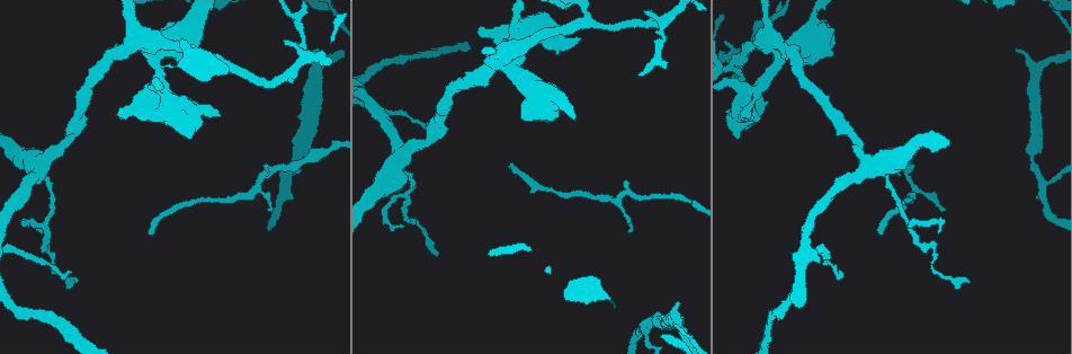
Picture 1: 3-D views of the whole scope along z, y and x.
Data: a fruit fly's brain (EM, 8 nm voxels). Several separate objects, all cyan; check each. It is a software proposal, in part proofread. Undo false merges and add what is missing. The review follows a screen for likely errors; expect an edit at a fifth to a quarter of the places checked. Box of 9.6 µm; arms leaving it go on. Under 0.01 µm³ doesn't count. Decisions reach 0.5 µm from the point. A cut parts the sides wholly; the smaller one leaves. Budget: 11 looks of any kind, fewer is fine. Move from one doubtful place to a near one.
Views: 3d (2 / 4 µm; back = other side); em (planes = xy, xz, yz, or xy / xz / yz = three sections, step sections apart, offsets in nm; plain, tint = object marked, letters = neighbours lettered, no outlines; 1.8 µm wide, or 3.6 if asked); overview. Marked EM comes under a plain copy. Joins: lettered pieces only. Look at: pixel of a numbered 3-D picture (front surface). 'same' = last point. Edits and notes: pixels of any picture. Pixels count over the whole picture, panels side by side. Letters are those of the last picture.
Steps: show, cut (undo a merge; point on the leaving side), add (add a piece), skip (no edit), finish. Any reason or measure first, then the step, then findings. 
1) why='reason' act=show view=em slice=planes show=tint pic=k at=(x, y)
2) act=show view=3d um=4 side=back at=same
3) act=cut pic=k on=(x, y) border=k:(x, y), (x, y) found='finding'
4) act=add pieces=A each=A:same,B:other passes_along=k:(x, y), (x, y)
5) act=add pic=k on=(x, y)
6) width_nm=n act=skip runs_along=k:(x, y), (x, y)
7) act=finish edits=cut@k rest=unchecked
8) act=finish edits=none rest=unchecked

why='a fork' act=show view=em slice=yz step=8 show=tint pic=1 at=(679, 321)

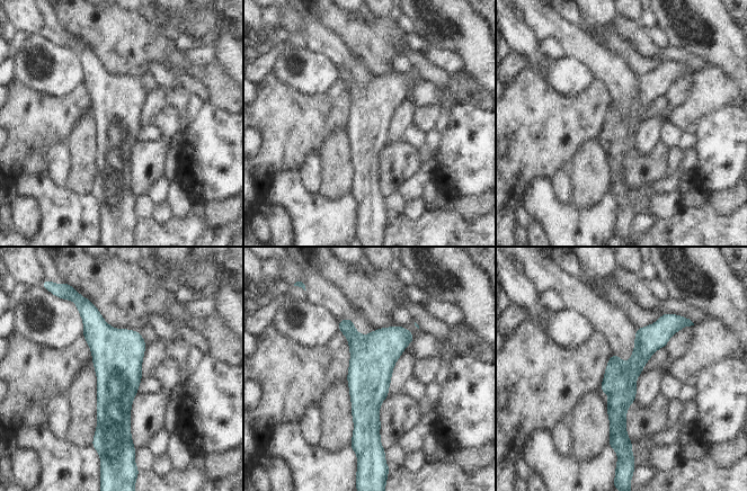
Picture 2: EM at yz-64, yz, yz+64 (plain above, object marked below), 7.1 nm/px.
act=show view=em slice=yz step=8 show=letters at=same

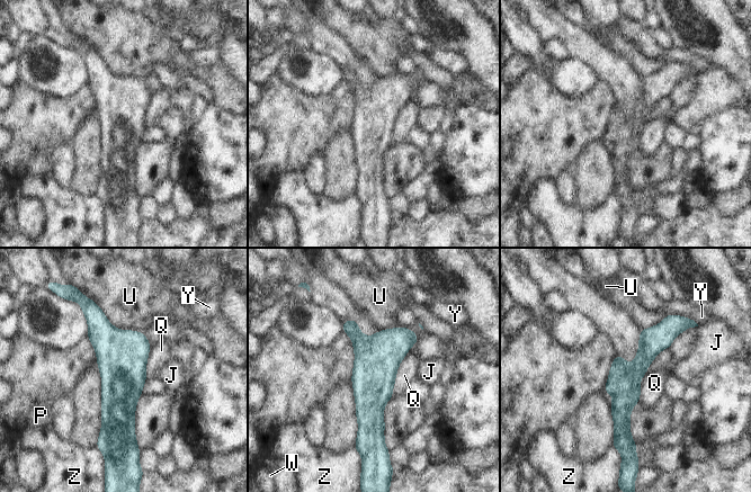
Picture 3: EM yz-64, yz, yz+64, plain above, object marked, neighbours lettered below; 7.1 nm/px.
act=skip each=J:other,P:other,Q:other,U:other,W:other,Y:other,Z:other runs_along=3:(97, 312), (119, 354), (122, 441) found='continuous, no second neuron'

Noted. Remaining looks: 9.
why='abrupt turn' act=show view=3d um=2 pic=1 at=(645, 329)

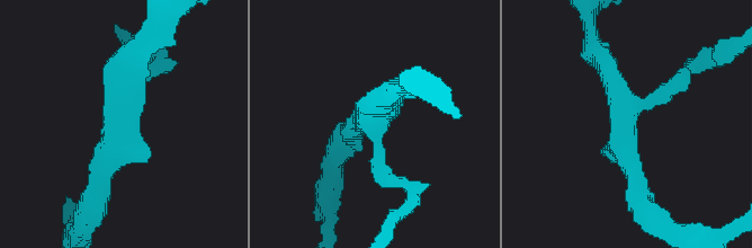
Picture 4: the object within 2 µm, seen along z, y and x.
arms=3 why='shape alone is not enough' act=show view=em slice=planes show=letters pic=4 at=(116, 102)

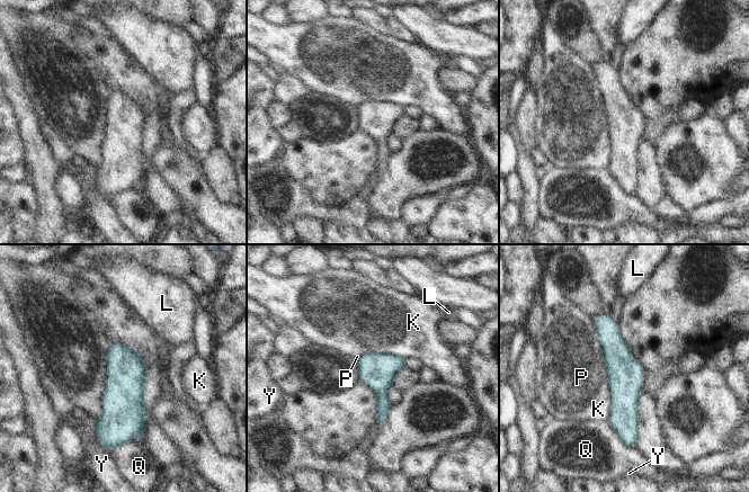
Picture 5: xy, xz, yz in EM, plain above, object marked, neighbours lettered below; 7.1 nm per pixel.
longest_contact=K:380nm act=skip each=K:other,L:other,P:other,Q:other,Y:other border=5:(605, 367), (611, 392), (608, 419) found='all the same neuron'

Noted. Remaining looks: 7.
why='tapers out' act=show view=3d um=2 pic=1 at=(942, 211)

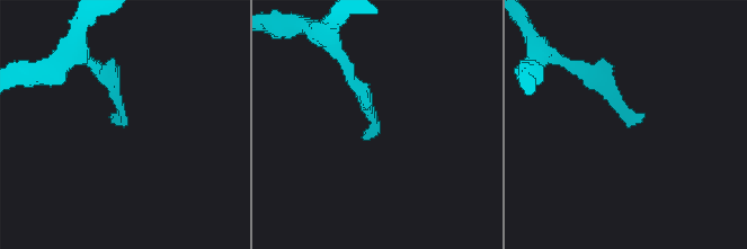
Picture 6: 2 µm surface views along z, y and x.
why='shape alone is not enough' act=show view=em slice=planes show=letters pic=6 at=(366, 135)

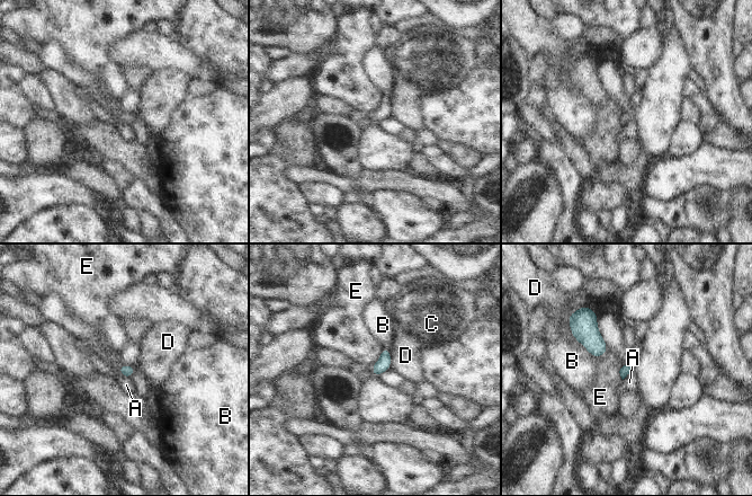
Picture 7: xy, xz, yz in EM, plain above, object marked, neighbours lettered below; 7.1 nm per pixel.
act=skip each=A:other,B:other,C:other,D:other,E:other border=7:(119, 373), (128, 378) found='none of them fits'

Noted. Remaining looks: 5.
why='free end' act=show view=3d um=2 pic=1 at=(496, 29)

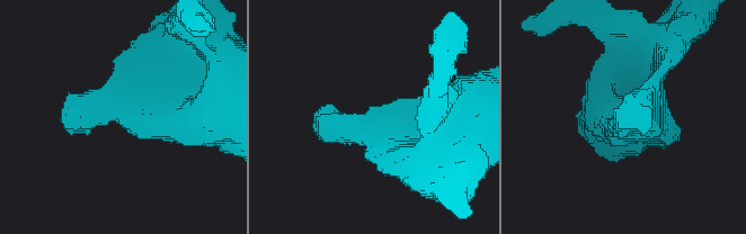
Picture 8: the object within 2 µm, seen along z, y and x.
why='now the EM' act=show view=em slice=xz step=4 show=letters pic=8 at=(118, 123)

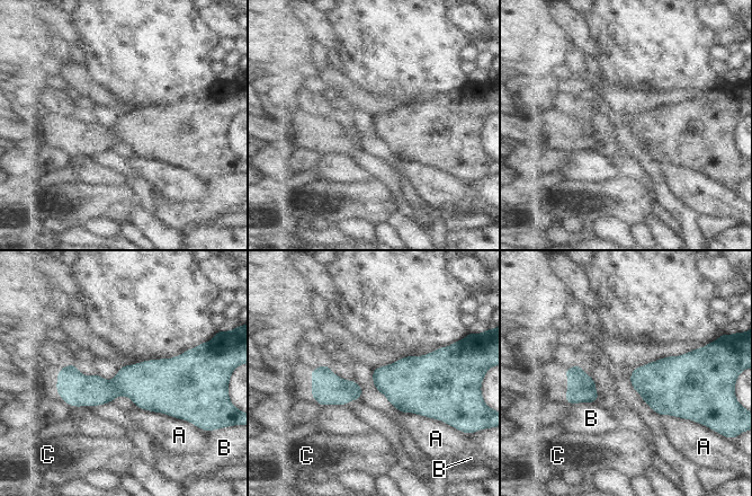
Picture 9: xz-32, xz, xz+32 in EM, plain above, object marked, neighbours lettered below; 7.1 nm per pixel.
act=skip each=A:other,B:other,C:other found='no lettered piece goes on from it'

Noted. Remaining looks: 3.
act=finish edits=none rest=unchecked

